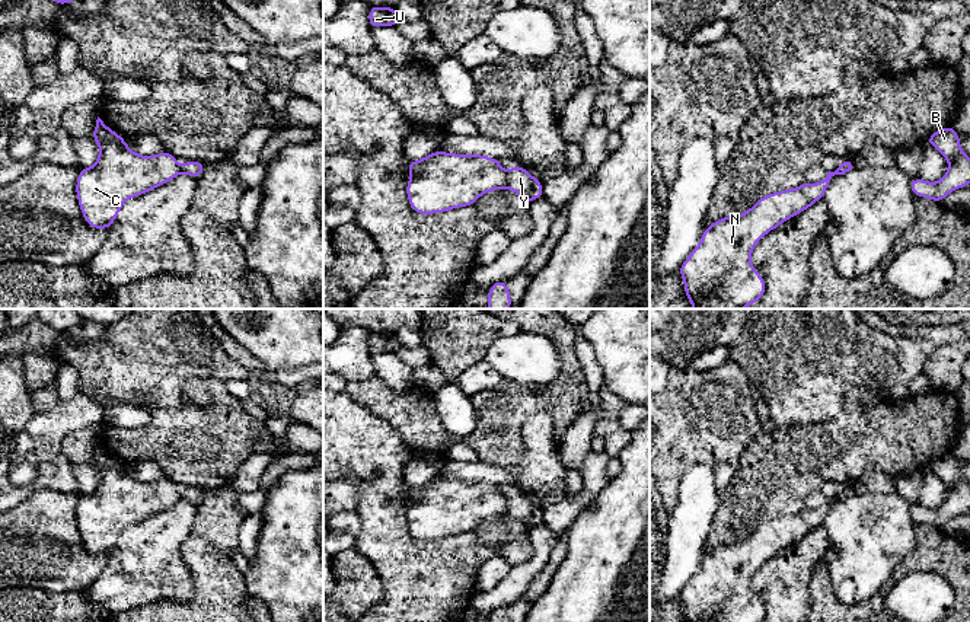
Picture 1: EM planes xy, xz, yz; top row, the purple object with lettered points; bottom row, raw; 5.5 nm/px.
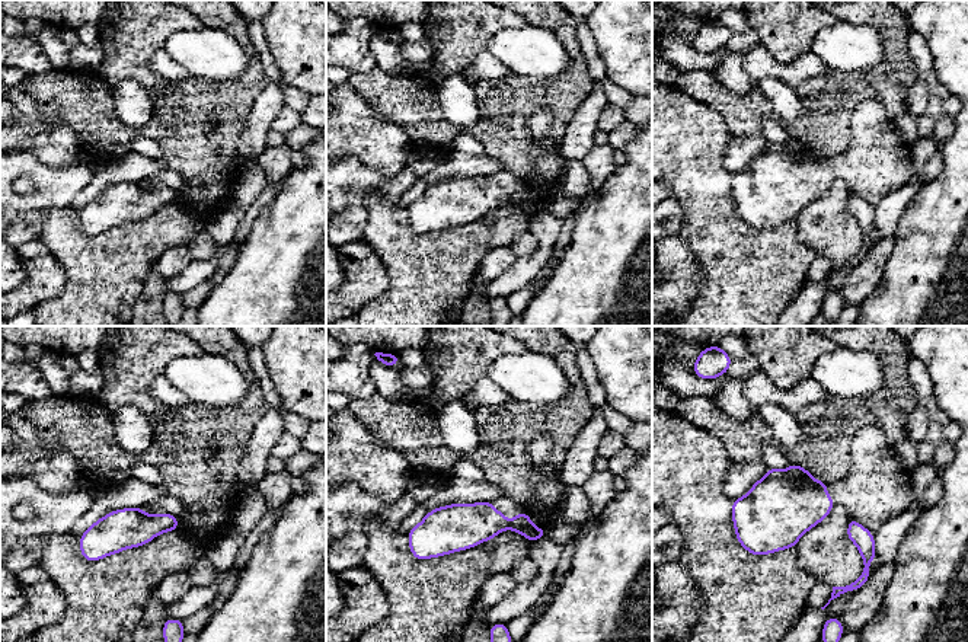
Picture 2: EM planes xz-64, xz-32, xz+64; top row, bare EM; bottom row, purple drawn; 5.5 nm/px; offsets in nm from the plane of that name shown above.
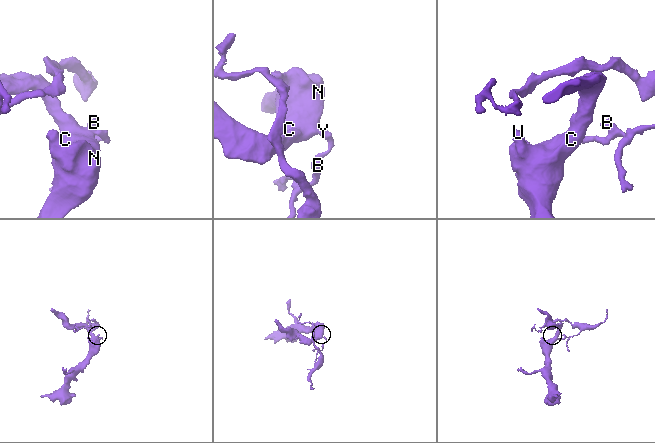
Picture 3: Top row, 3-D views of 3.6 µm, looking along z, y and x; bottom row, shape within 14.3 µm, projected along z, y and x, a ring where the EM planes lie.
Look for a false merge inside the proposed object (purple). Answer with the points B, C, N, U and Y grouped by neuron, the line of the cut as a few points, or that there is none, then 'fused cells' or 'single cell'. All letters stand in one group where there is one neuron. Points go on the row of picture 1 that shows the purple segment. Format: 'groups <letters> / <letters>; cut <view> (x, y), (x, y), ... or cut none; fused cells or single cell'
groups B Y / C N U; cut xz (504, 172), (507, 185); fused cells

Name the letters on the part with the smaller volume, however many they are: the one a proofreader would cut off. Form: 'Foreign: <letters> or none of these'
Foreign: B, Y

